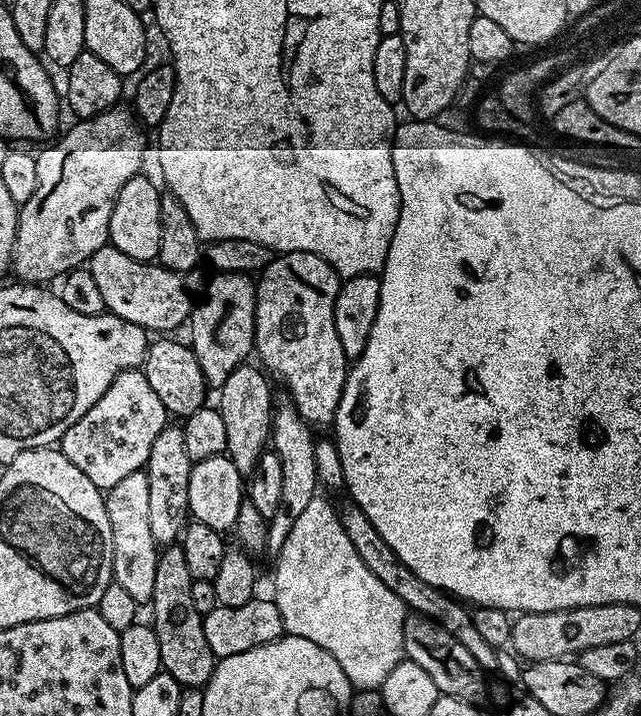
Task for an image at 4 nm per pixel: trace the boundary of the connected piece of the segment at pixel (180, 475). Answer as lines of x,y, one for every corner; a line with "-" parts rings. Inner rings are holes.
183,427
164,428
154,440
146,465
150,482
150,534
154,534
154,542
158,546
175,545
189,523
188,487
193,463
186,454

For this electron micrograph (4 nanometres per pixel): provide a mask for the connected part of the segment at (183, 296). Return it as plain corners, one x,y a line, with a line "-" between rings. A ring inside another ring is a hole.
111,242
104,247
94,250
94,254
86,265
90,274
94,274
94,283
98,285
98,291
102,294
102,302
105,309
111,315
122,318
126,322
134,322
137,326
152,334
172,334
180,323
191,317
194,307
193,297
188,297
188,288
184,285
185,277
179,272
171,272
169,268
163,268
159,262
135,260
122,250
118,250

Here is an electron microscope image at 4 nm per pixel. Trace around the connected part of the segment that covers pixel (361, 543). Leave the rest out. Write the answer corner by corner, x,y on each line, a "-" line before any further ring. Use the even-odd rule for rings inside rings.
355,506
348,507
349,509
344,510
341,513
341,520
343,522
343,528
346,530
347,537
350,538
350,542
354,543
354,548
358,551
358,556
362,558
362,562
365,562
366,566
369,567
370,572
374,574
380,582
385,583
387,587
394,594
398,595
398,598
402,599
407,609
410,609
417,615
425,616
430,620
435,620
448,634
453,634
454,638
461,642
462,646
473,655
474,660
478,662
481,671
492,674
496,672
497,668
497,649
490,646
488,642
483,640
483,637
479,636
479,631
475,629
471,611
461,602
456,600
455,597
449,596
447,593
438,591
436,587
430,586
426,582
422,582
417,575
413,574
408,566
401,559
394,554
390,546
387,545
386,540
378,534
374,529
373,523
370,522
365,516
365,512

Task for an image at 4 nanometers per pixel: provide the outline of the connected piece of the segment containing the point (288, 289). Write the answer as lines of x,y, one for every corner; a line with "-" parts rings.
285,252
269,259
256,284
255,355
260,355
259,363
273,381
281,380
288,387
287,399
310,426
331,425
335,421
338,402
348,377
350,361
342,350
342,342
338,342
334,326
334,302
341,283
341,277
326,261
318,258
318,254

